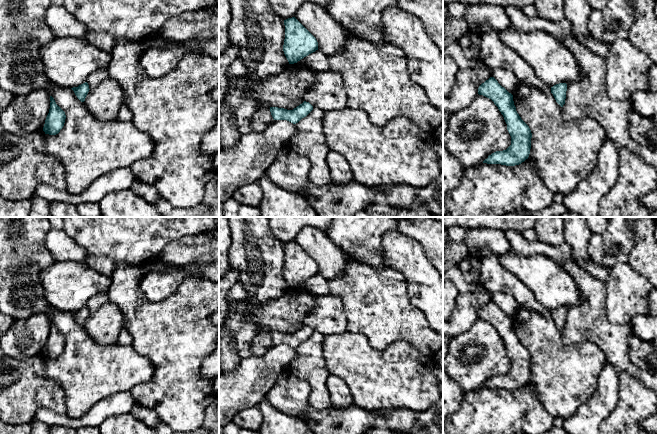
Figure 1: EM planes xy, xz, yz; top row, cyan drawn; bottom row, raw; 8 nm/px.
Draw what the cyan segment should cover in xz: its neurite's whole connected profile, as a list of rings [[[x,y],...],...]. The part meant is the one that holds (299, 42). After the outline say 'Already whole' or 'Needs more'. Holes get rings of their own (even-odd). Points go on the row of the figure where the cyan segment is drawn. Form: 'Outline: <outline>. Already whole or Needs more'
Outline: [[[295,18],[284,20],[284,54],[289,64],[294,64],[318,50],[316,38]]]. Already whole

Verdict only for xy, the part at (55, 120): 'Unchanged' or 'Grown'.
Unchanged

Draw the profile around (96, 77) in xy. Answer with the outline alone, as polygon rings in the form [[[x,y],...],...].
[[[107,66],[94,71],[87,79],[89,89],[90,90],[94,89],[100,82],[102,82],[104,79],[108,77],[109,74]]]

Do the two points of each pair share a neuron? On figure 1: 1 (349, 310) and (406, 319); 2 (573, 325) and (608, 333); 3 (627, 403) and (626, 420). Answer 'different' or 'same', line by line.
1: same
2: same
3: same

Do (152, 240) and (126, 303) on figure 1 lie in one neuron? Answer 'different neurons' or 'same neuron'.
different neurons

